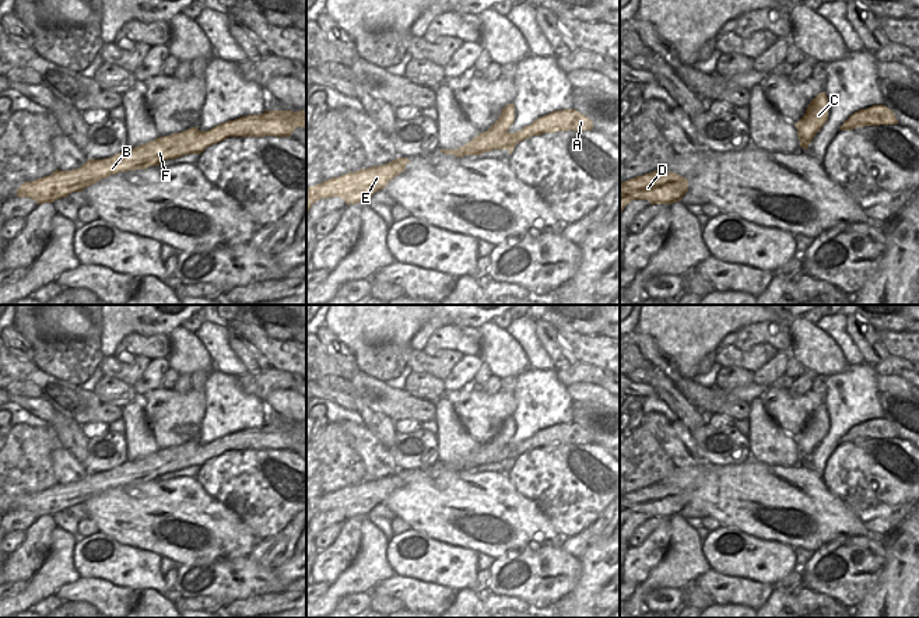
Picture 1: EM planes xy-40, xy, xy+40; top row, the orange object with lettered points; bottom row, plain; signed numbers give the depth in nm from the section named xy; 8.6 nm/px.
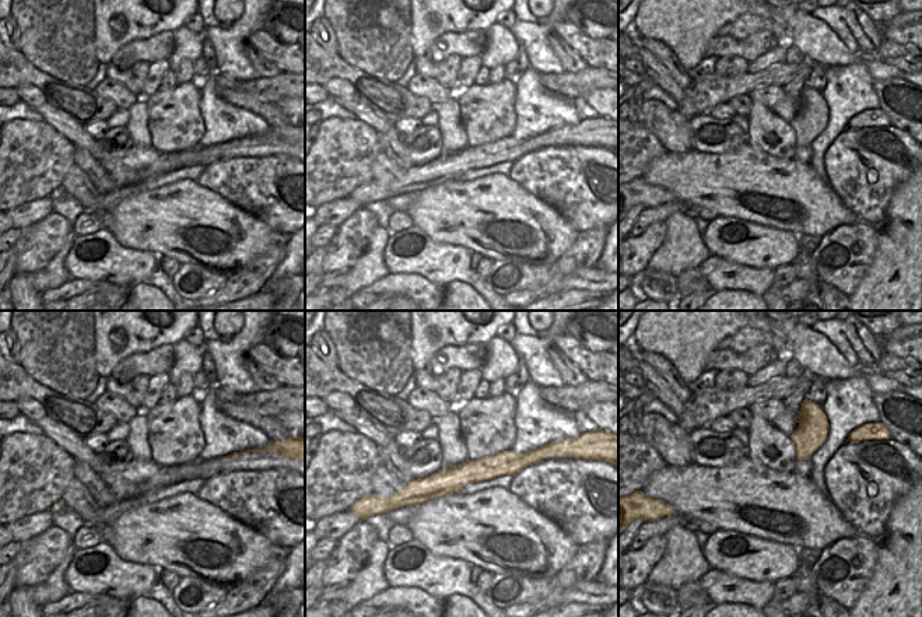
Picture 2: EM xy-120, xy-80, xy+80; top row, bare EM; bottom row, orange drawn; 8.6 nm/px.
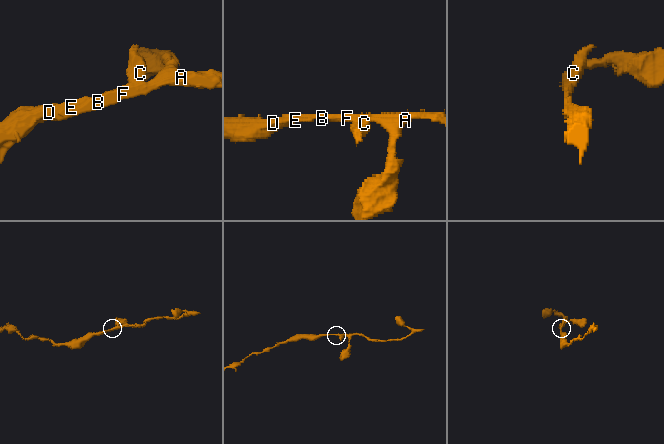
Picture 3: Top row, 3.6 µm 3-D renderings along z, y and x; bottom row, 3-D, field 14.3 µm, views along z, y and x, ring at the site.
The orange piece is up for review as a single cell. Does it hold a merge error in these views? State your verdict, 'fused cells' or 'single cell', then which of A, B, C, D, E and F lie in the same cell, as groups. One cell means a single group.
fused cells; groups A B D E F / C

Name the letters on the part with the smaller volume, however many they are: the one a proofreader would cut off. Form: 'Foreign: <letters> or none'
Foreign: C

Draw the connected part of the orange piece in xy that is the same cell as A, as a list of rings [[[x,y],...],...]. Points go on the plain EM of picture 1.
[[[576,422],[554,424],[536,432],[530,439],[525,439],[516,446],[494,446],[484,445],[457,463],[441,463],[443,467],[452,467],[459,471],[464,468],[481,468],[492,463],[508,463],[512,467],[515,459],[532,449],[557,445],[586,445],[593,443],[593,436],[589,431]]]

